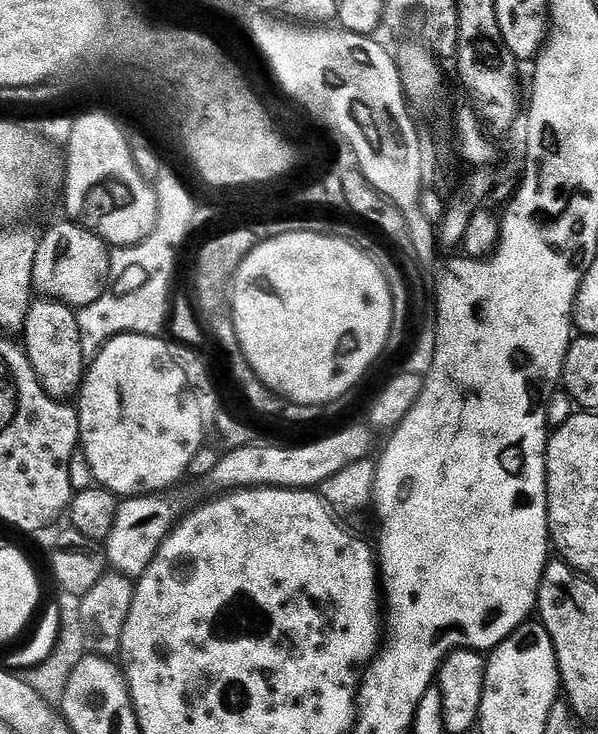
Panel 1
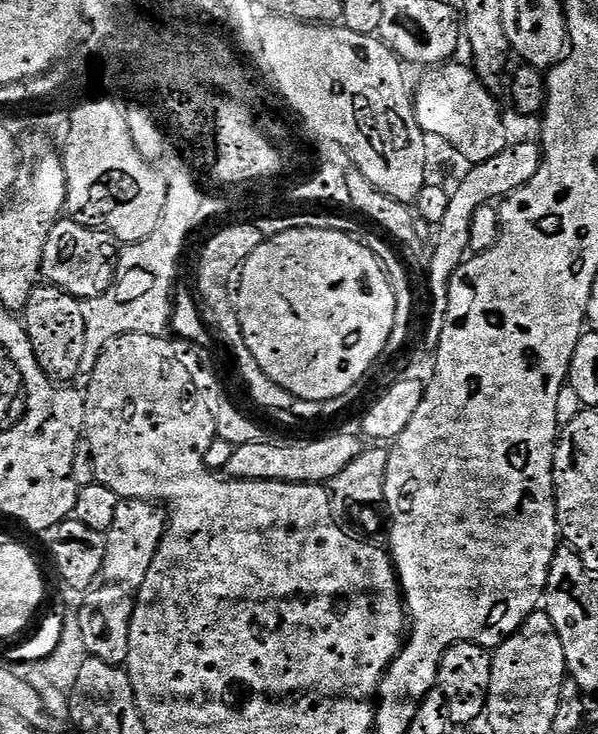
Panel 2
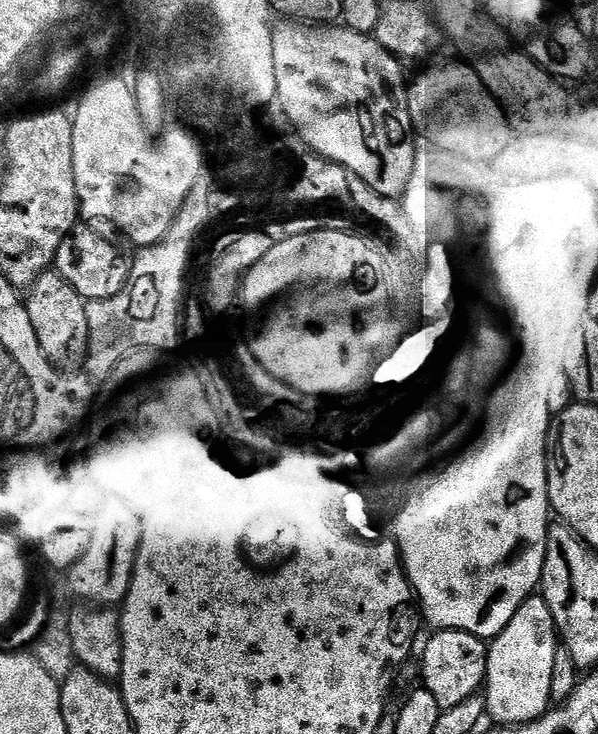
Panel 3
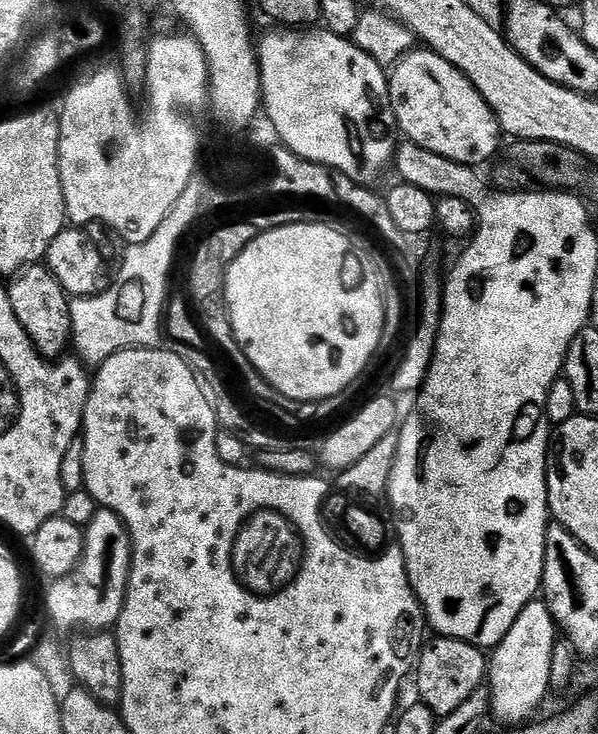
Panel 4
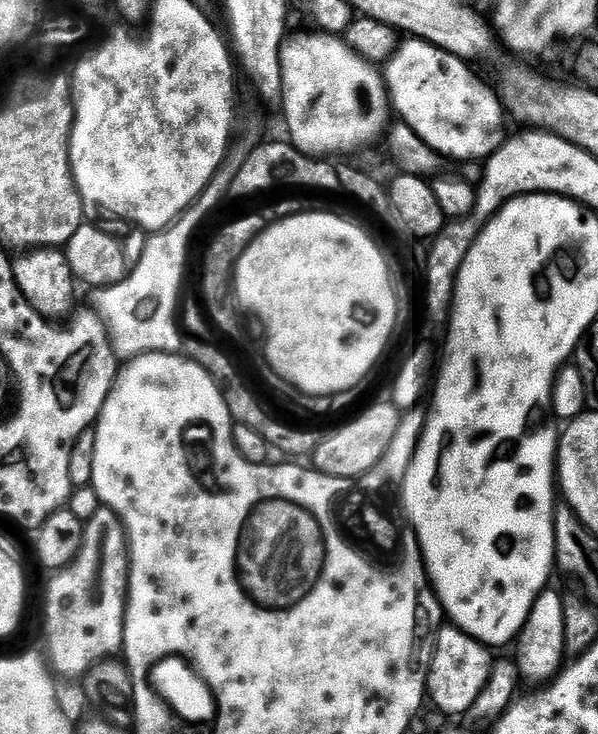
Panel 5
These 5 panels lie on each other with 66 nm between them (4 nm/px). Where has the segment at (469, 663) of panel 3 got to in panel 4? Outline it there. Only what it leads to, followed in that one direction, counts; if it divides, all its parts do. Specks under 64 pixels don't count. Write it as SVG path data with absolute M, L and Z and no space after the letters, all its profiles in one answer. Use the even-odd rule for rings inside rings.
M440 636L433 644L425 646L424 653L420 656L420 665L417 668L415 665L414 680L416 676L419 699L437 717L448 716L458 710L458 706L462 706L462 702L466 702L470 694L481 691L483 684L480 683L485 683L489 667L489 661L479 647L467 644L465 640L455 640L452 636Z

